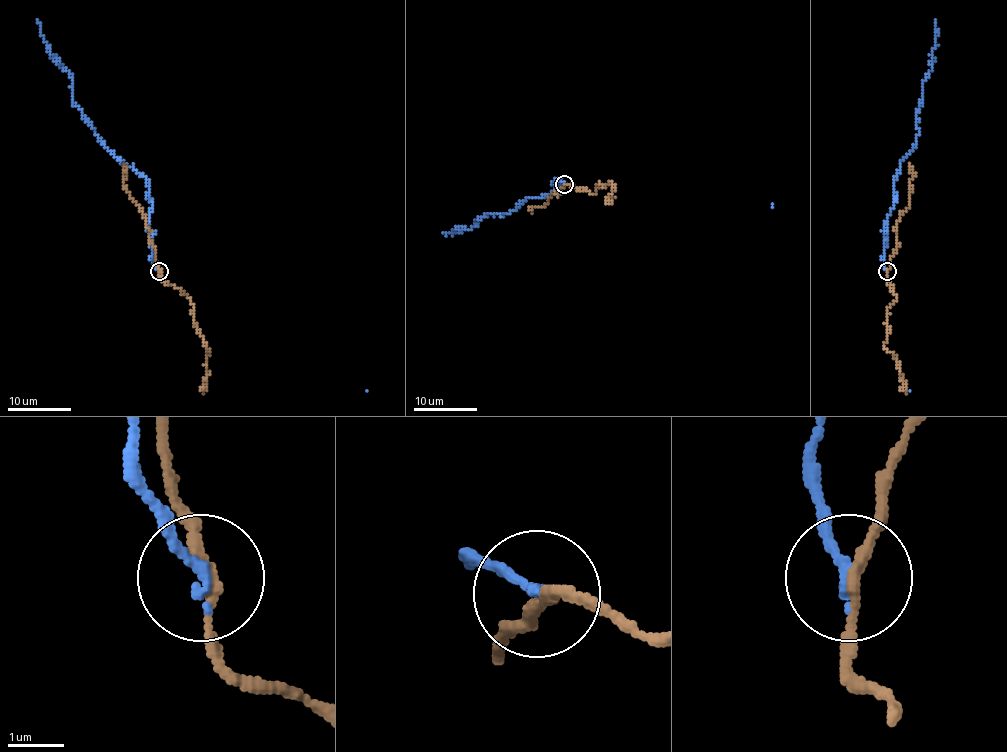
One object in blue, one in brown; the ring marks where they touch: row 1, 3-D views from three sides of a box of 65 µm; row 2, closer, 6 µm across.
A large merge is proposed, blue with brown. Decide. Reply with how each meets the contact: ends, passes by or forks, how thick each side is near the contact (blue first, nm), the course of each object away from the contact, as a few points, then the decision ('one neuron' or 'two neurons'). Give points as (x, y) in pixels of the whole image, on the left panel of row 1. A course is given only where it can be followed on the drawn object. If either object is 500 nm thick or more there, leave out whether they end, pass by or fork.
blue ends there; brown passes by; 220 nm thick on the blue side, 190 nm on the other; blue runs (159, 271), (151, 259), (148, 182), (119, 161), (97, 135), (73, 100), (73, 81), (49, 52), (38, 20); brown runs (159, 271), (163, 281), (177, 287), (188, 299), (193, 310), (193, 321), (206, 347), (204, 393); two neurons

